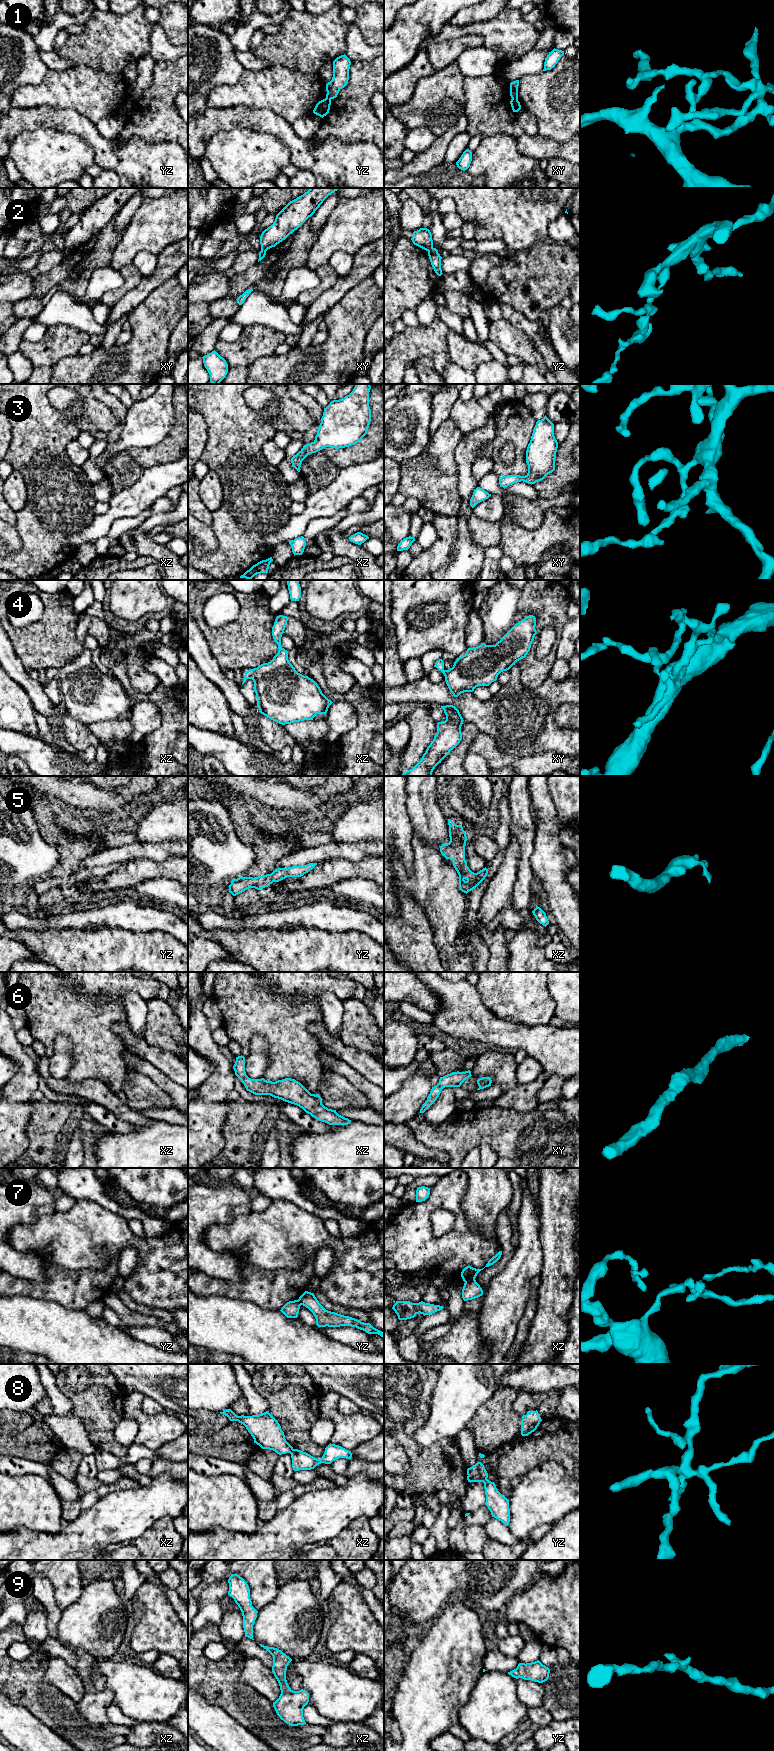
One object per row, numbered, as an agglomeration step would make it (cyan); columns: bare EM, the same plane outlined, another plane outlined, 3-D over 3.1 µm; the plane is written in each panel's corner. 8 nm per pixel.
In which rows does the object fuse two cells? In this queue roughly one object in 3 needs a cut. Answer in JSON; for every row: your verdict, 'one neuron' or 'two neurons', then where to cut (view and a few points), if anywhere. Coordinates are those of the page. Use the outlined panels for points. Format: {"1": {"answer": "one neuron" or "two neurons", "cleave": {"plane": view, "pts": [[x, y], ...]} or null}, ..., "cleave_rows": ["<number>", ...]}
{"1": {"answer": "two neurons", "cleave": {"plane": "xy", "pts": [[512, 97], [517, 100]]}}, "2": {"answer": "two neurons", "cleave": {"plane": "yz", "pts": [[432, 246], [427, 250]]}}, "3": {"answer": "one neuron", "cleave": null}, "4": {"answer": "one neuron", "cleave": null}, "5": {"answer": "one neuron", "cleave": null}, "6": {"answer": "one neuron", "cleave": null}, "7": {"answer": "two neurons", "cleave": {"plane": "xz", "pts": [[474, 1279], [465, 1282]]}}, "8": {"answer": "two neurons", "cleave": {"plane": "xz", "pts": [[293, 1449], [290, 1453]]}}, "9": {"answer": "one neuron", "cleave": null}, "cleave_rows": ["1", "2", "7", "8"]}

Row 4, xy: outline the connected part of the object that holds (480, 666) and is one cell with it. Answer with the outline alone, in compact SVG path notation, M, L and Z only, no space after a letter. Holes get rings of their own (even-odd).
M529 615L516 623L495 645L482 643L468 648L449 670L444 669L442 659L437 660L434 667L444 674L454 697L473 692L478 686L489 686L501 672L526 657L537 634L535 626L535 616Z

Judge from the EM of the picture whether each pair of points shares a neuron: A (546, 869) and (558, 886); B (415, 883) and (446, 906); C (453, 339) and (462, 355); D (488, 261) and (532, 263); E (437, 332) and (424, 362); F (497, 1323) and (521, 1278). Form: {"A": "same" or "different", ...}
{"A": "same", "B": "same", "C": "same", "D": "different", "E": "different", "F": "same"}

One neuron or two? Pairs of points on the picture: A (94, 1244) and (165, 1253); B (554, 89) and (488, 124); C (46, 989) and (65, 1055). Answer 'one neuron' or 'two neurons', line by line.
A: one neuron
B: two neurons
C: two neurons

